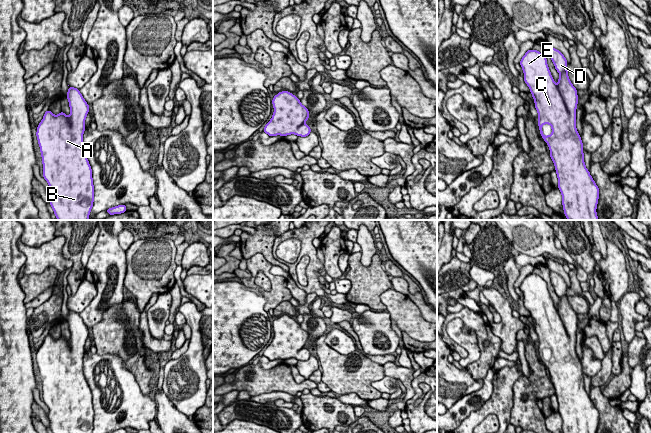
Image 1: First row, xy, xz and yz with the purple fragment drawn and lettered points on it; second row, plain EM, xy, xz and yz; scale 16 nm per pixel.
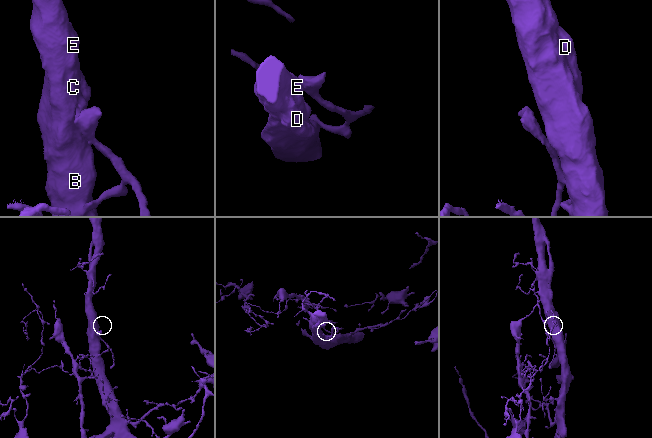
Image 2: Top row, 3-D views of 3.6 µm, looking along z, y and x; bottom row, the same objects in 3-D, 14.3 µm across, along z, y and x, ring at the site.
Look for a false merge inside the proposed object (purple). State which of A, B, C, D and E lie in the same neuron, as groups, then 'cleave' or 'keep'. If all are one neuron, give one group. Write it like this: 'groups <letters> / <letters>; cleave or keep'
groups A B C D E; keep

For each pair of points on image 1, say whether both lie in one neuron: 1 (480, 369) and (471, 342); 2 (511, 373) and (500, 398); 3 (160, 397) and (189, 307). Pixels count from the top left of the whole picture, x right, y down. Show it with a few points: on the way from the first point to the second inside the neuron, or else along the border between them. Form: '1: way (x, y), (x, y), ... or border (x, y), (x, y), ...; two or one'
1: border (477, 336), (480, 356), (464, 367); two
2: way (505, 379), (502, 385), (502, 392); one
3: border (162, 388), (162, 391), (176, 408); two

